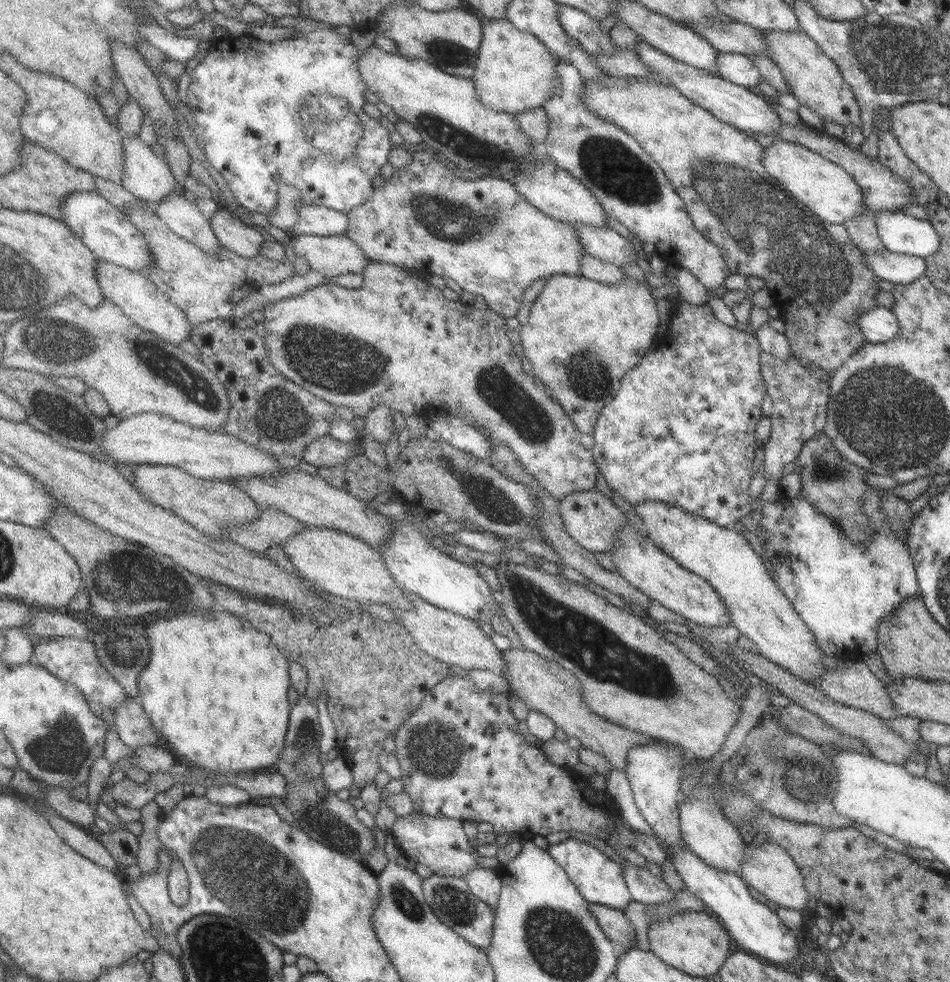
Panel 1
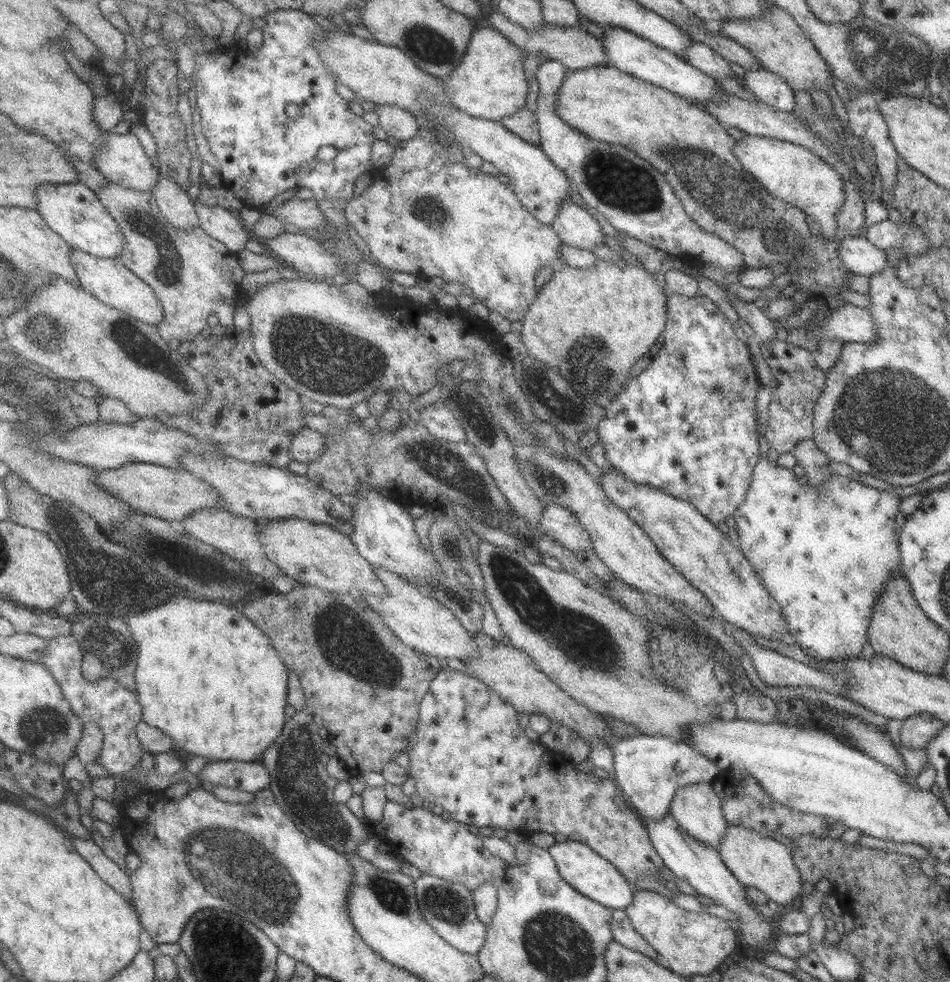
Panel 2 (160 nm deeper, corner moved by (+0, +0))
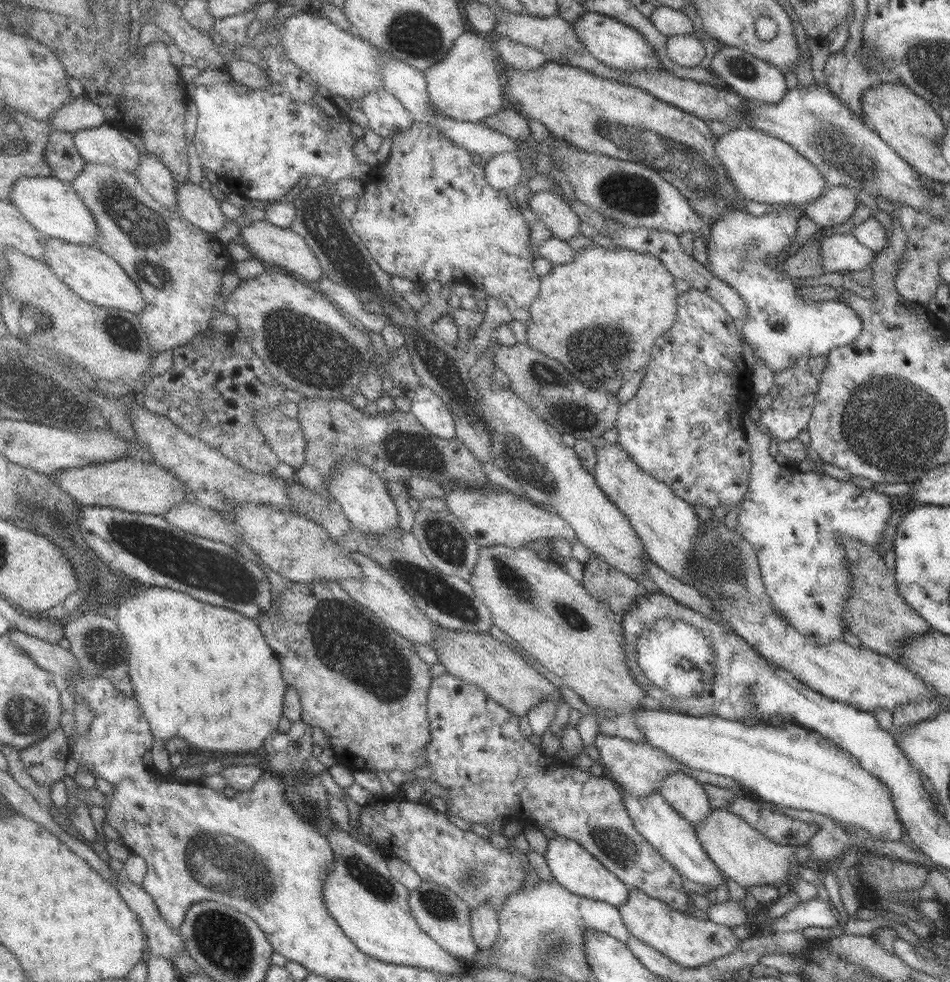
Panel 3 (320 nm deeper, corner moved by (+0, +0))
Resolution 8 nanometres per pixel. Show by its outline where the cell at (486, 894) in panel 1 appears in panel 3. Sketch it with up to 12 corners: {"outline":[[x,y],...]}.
{"outline":[[494,907],[471,913],[472,936],[479,950],[493,946],[499,935]]}

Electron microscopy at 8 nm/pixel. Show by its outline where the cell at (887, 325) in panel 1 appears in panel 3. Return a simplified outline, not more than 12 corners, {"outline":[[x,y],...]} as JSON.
{"outline":[[728,206],[710,272],[746,303],[739,335],[773,373],[853,343],[863,322],[804,302],[780,262],[802,211]]}

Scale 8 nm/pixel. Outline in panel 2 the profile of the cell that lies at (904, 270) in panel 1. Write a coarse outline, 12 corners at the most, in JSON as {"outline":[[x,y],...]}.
{"outline":[[841,235],[838,254],[850,272],[867,277],[887,263],[864,235]]}

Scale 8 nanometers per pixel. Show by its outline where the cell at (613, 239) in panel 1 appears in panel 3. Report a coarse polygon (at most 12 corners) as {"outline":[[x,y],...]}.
{"outline":[[552,191],[528,196],[535,212],[559,239],[582,234],[579,216]]}

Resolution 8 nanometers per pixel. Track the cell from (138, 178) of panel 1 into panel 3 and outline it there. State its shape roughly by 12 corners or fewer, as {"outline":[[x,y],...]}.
{"outline":[[112,125],[75,133],[88,162],[137,175],[140,150]]}

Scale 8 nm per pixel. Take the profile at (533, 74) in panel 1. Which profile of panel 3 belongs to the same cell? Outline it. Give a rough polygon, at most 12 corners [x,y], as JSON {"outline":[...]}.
{"outline":[[478,32],[458,36],[423,75],[456,122],[506,108],[499,57]]}

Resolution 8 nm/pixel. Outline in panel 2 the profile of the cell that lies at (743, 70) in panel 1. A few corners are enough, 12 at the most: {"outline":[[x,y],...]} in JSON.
{"outline":[[706,44],[680,57],[714,79],[736,76],[730,61]]}

